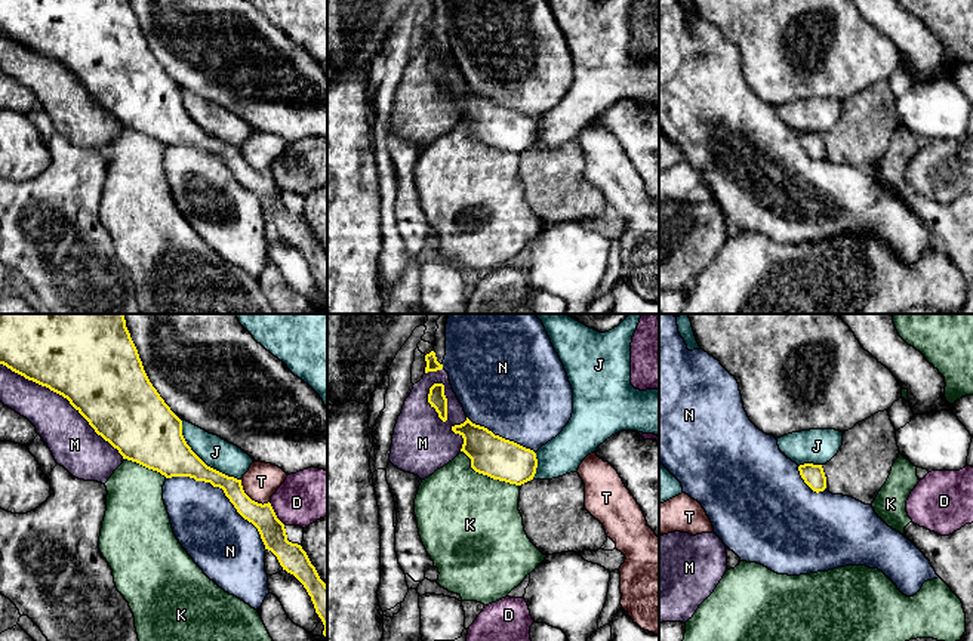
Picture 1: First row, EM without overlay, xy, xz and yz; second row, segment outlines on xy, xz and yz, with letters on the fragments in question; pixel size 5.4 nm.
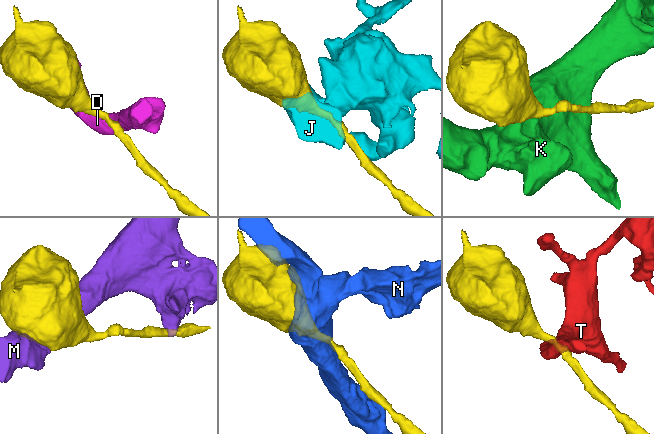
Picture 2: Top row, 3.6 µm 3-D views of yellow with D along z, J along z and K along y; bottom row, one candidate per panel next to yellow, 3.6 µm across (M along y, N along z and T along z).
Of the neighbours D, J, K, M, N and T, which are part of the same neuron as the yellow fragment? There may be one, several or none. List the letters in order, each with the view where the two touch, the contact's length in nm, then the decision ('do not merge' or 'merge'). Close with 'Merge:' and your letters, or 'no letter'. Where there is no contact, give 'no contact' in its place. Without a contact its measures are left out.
D: meets yellow in xy; contact 150 nm long; do not merge
J: meets yellow in xy; contact 460 nm long; do not merge
K: meets yellow in xz; contact 380 nm long; do not merge
M: meets yellow in xy; contact 850 nm long; do not merge
N: meets yellow in xy; contact 650 nm long; do not merge
T: meets yellow in xy; contact 200 nm long; do not merge
Merge: no letter

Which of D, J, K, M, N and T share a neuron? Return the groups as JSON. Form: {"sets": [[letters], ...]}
{"sets": [["D"], ["J"], ["K"], ["M"], ["N"], ["T"]]}

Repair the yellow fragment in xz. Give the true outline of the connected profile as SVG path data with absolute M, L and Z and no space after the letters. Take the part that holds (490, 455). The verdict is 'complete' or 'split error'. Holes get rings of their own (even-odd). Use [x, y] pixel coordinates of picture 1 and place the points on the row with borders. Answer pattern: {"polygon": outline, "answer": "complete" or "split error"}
{"polygon": "M468 417L464 423L452 426L452 431L464 438L461 452L471 459L475 472L515 486L533 480L538 468L533 450L495 435Z", "answer": "complete"}

